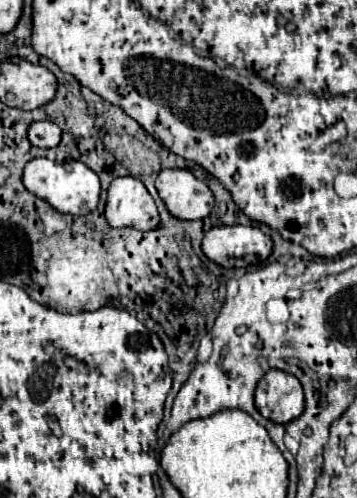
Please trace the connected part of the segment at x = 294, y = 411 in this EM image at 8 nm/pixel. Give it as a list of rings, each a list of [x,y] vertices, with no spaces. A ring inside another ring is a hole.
[[[270,369],[256,387],[256,407],[262,417],[286,425],[302,415],[304,391],[300,381],[280,369]]]

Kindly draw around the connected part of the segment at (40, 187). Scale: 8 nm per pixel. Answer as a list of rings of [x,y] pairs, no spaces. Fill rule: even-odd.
[[[32,159],[24,169],[22,181],[28,191],[32,191],[34,195],[40,195],[40,199],[48,201],[58,213],[88,215],[98,205],[98,197],[100,197],[98,175],[80,161],[72,161],[64,167],[62,163],[56,163],[50,159]]]

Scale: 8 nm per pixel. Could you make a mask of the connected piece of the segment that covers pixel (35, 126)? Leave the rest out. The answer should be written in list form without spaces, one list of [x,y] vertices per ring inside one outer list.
[[[36,121],[28,129],[28,139],[36,147],[56,147],[60,143],[62,129],[50,121]]]

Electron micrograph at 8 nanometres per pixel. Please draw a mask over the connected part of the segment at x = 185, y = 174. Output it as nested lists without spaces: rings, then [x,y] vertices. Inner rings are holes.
[[[162,169],[156,179],[156,189],[176,219],[204,219],[214,205],[208,185],[196,179],[188,169]]]

